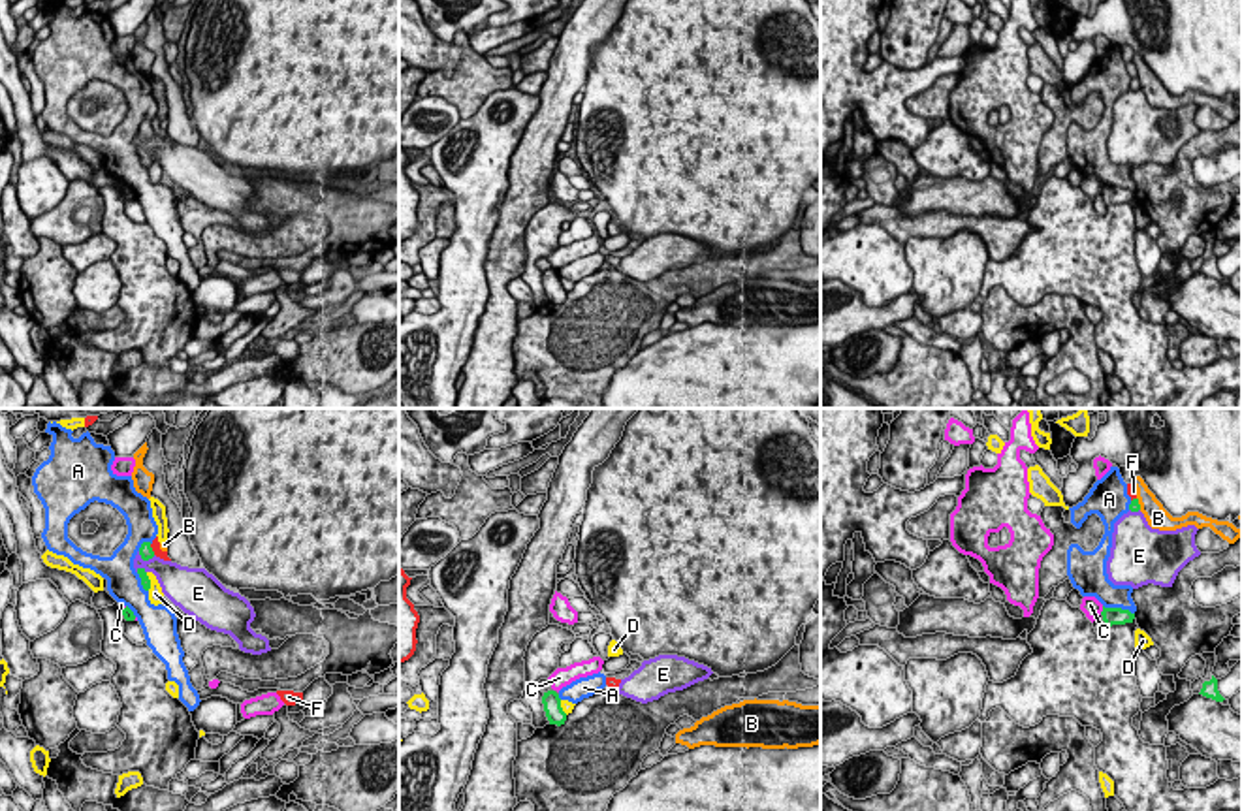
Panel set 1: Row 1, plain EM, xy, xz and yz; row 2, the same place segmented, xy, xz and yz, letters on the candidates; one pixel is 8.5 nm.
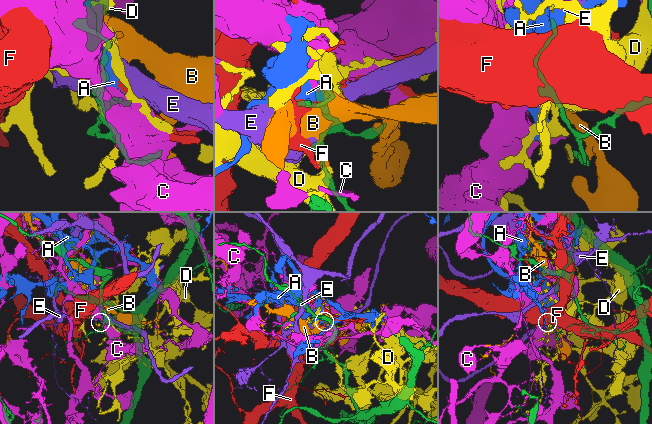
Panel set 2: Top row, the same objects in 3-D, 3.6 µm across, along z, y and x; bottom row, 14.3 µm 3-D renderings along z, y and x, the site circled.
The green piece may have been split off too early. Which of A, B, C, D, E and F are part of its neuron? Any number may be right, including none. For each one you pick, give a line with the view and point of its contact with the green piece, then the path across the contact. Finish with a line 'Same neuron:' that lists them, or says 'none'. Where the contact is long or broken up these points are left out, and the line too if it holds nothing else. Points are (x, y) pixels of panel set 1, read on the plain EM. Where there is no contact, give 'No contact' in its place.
Same neuron: none

